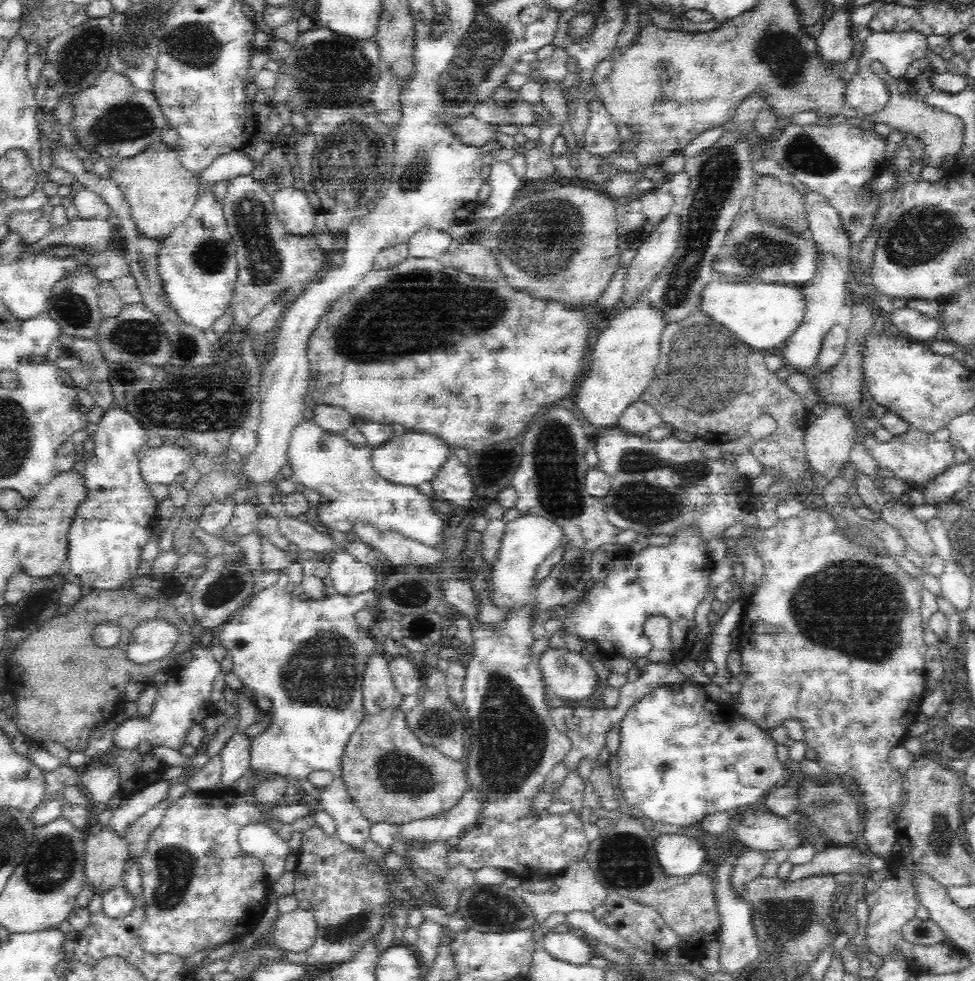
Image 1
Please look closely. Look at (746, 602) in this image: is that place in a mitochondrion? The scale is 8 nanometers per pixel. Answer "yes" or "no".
no

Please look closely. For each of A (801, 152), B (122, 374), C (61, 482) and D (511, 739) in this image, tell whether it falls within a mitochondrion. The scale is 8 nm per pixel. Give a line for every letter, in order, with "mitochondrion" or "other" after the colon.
A: mitochondrion
B: mitochondrion
C: other
D: mitochondrion

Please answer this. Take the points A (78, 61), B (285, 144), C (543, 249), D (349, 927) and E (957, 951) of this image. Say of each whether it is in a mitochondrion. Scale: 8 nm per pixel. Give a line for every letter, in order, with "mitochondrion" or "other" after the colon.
A: mitochondrion
B: other
C: mitochondrion
D: mitochondrion
E: other

